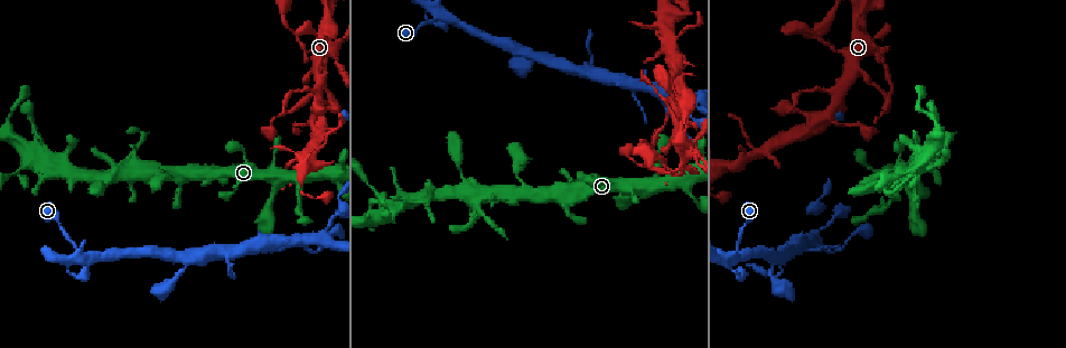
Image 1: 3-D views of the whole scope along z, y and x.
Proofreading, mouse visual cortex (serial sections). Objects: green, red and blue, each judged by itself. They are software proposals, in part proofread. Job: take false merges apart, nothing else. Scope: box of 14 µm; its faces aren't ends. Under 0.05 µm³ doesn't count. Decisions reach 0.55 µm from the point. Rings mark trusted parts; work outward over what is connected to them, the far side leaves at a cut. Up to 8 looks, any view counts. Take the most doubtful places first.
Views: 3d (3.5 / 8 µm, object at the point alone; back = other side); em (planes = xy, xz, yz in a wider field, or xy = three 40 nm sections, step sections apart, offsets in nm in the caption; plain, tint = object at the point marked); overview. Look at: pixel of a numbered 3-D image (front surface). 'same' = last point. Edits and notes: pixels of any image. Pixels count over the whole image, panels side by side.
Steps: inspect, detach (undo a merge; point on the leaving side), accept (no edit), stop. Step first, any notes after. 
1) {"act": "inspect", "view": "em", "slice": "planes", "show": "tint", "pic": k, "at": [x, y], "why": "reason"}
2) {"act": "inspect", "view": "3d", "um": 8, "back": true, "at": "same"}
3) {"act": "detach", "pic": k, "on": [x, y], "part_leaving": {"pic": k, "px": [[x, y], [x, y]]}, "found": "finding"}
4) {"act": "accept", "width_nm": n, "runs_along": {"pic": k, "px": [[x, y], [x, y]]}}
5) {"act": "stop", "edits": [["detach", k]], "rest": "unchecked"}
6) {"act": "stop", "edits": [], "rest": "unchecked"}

{"act": "inspect", "view": "3d", "um": 8, "back": true, "pic": 1, "at": [675, 171], "why": "sharp bend"}

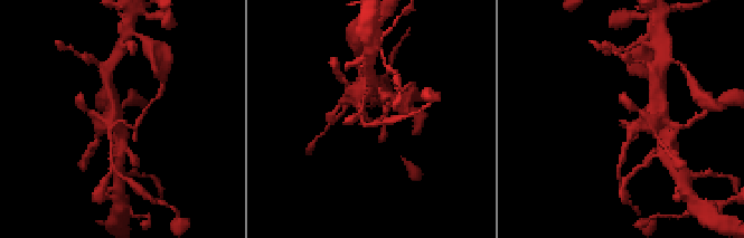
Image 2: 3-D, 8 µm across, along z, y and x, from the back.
{"act": "inspect", "view": "em", "slice": "xy", "step": 3, "show": "tint", "pic": 2, "at": [122, 120], "arm_widths_nm": [150, 300]}

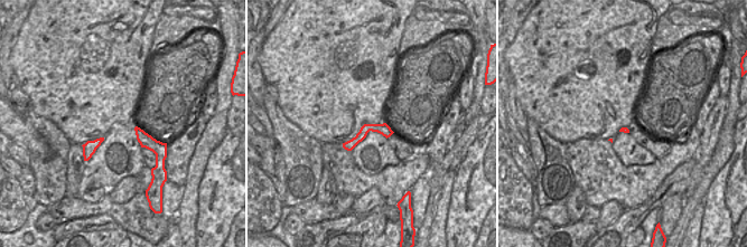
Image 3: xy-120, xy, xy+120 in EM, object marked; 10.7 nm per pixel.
{"act": "detach", "pic": 2, "on": [622, 158], "part_leaving": {"pic": 2, "px": [[109, 129], [120, 121], [135, 126], [138, 121]]}, "found": "a second cell is stuck on"}

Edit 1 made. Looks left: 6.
{"act": "inspect", "view": "overview"}

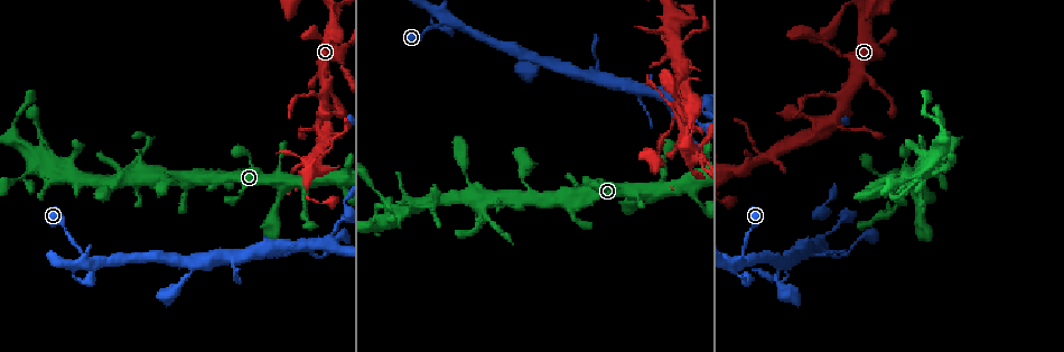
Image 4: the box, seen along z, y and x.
{"act": "inspect", "view": "3d", "um": 8, "pic": 4, "at": [736, 261], "why": "calibre changes"}

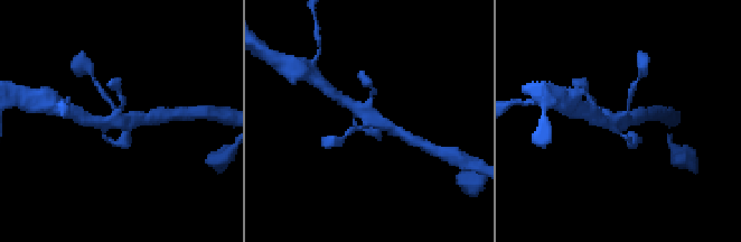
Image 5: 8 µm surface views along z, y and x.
{"act": "inspect", "view": "em", "slice": "xy", "step": 1, "show": "tint", "pic": 5, "at": [372, 118]}

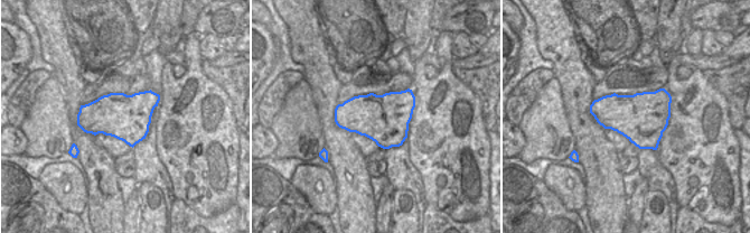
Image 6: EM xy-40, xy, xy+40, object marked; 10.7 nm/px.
{"act": "accept", "width_nm": 500, "runs_along": {"pic": 5, "px": [[102, 93], [120, 118], [150, 118]]}, "found": "one cell here"}

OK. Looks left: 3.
{"act": "inspect", "view": "3d", "um": 3.5, "pic": 4, "at": [316, 255], "why": "calibre changes"}

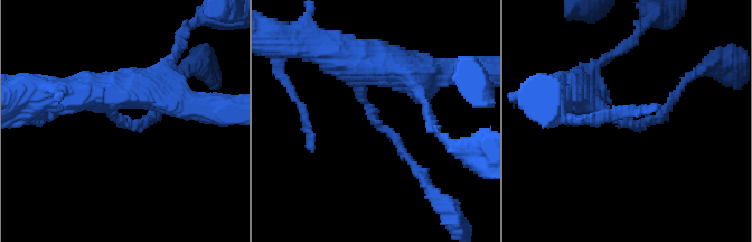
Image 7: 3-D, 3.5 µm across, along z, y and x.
{"act": "inspect", "view": "em", "slice": "planes", "show": "tint", "pic": 7, "at": [626, 123], "arm_widths_nm": [150, 400], "why": "shape alone is not enough"}

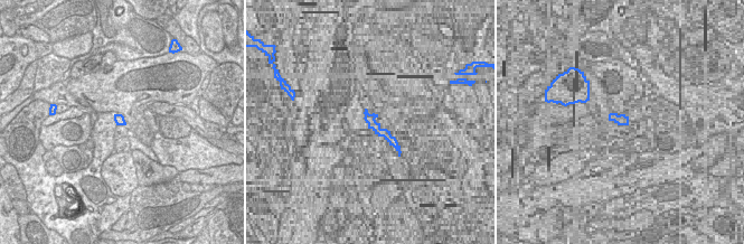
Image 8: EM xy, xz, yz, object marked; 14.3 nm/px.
{"act": "accept", "runs_along": {"pic": 7, "px": [[345, 61], [359, 72], [369, 114], [414, 166]]}, "found": "all the same cell"}

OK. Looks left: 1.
{"act": "stop", "edits": [["detach", 2]], "rest": "unchecked"}

